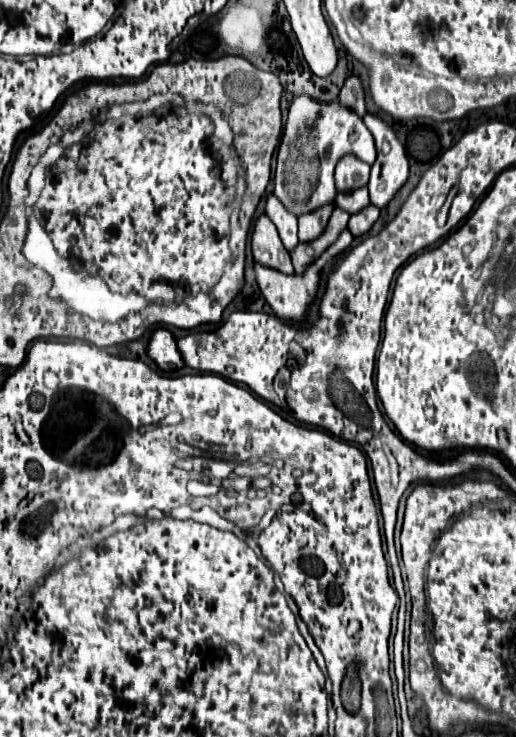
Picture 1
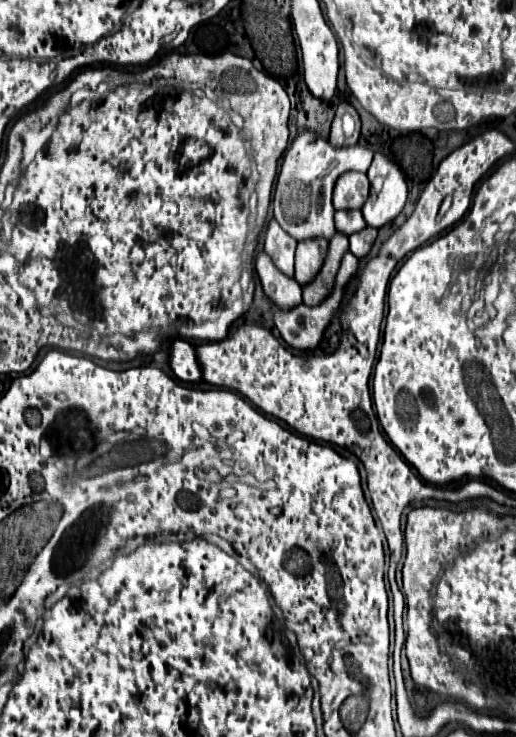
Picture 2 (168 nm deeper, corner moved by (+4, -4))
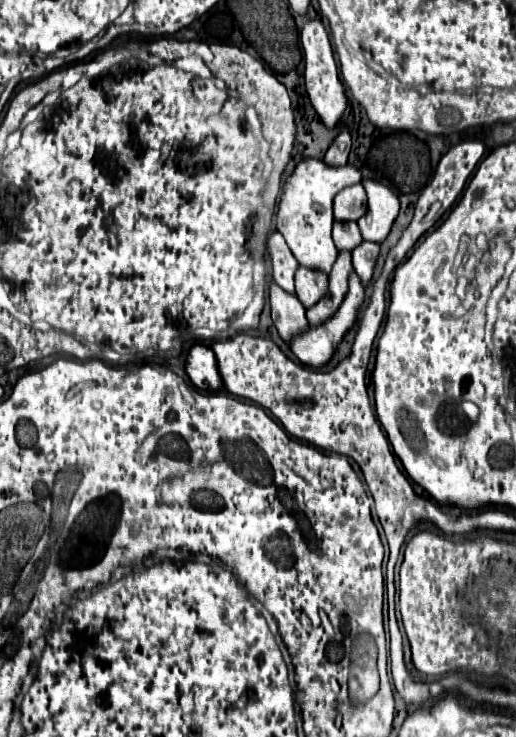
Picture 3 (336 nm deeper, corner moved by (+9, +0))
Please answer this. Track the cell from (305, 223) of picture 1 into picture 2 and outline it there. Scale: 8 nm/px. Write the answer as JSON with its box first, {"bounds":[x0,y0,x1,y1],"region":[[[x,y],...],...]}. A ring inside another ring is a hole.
{"bounds":[295,240,327,288],"region":[[[305,240],[303,244],[297,244],[295,252],[295,280],[303,288],[315,272],[319,272],[319,264],[323,264],[323,252],[327,252],[327,240]]]}

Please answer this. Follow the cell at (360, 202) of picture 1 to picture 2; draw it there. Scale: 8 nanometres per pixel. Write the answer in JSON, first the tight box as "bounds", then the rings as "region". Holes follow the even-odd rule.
{"bounds":[335,210,365,236],"region":[[[339,210],[335,212],[335,228],[339,232],[343,232],[345,236],[351,236],[351,234],[357,234],[365,228],[365,220],[363,220],[363,214],[359,210]]]}

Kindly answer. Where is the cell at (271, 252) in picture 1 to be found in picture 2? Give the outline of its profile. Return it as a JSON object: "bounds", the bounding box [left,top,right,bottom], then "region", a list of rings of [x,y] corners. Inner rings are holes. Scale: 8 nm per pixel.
{"bounds":[255,252,301,308],"region":[[[265,252],[257,254],[255,270],[259,274],[259,280],[263,284],[265,294],[271,298],[271,302],[277,308],[295,308],[295,304],[301,304],[301,286],[295,282],[295,278],[285,276],[275,268],[271,258]]]}

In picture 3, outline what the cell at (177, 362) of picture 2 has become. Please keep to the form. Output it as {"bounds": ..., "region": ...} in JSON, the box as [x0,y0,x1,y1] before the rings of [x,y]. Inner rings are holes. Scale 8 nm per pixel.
{"bounds":[186,346,222,392],"region":[[[192,346],[186,356],[186,374],[190,382],[206,392],[222,390],[222,380],[218,380],[218,368],[214,368],[214,354],[208,346]]]}

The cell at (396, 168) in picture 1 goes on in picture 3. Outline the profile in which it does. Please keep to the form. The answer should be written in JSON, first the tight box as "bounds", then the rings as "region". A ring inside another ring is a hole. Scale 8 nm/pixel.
{"bounds":[358,180,398,242],"region":[[[362,180],[362,184],[368,194],[368,210],[362,220],[358,220],[360,232],[364,240],[382,242],[388,236],[394,218],[398,216],[398,194],[386,182],[380,180]]]}

